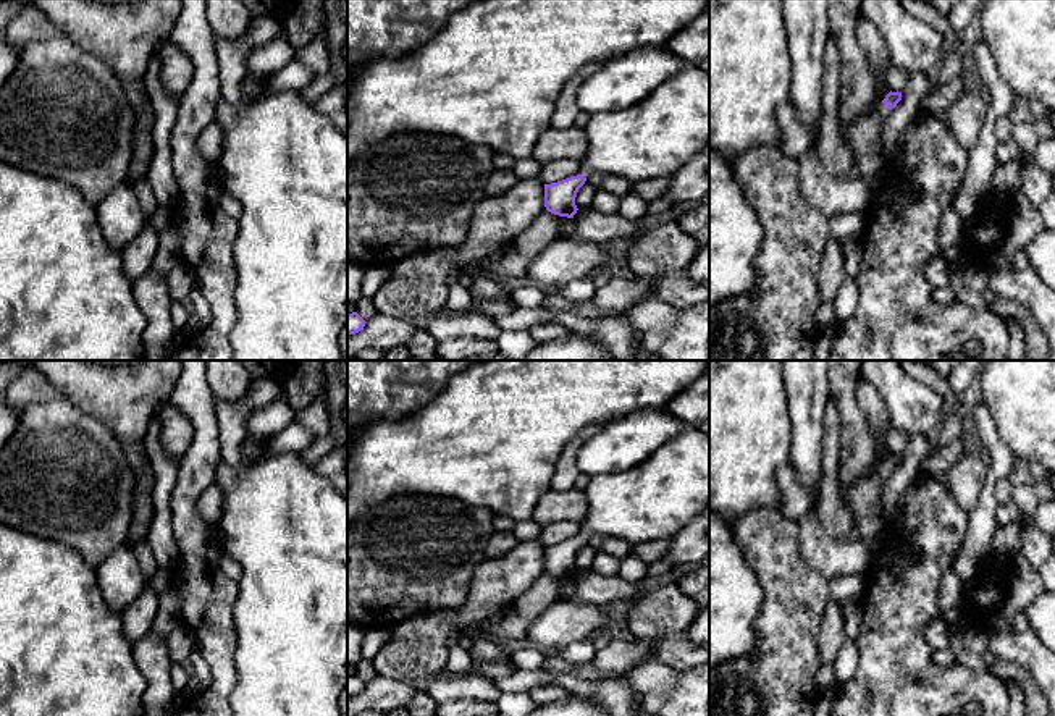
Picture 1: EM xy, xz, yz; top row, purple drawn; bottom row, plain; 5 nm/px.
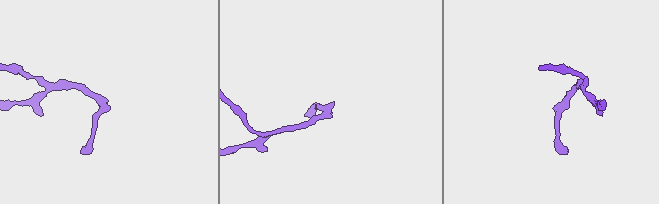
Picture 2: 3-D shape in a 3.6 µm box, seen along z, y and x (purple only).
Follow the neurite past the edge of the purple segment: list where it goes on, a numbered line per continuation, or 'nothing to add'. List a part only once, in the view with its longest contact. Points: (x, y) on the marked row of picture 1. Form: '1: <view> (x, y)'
1: yz (861, 138)

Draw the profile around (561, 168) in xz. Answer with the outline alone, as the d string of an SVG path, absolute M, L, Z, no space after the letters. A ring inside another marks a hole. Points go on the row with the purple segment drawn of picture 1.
M557 158L541 165L538 178L544 184L551 184L577 175L580 175L580 162L574 158Z

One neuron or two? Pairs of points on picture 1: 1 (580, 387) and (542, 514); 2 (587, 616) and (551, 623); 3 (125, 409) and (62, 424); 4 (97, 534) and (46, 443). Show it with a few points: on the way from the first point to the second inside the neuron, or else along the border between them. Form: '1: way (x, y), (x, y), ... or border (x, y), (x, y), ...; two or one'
1: border (550, 488), (538, 501), (532, 518); two
2: way (579, 621), (559, 623); one
3: border (67, 400), (100, 421), (120, 443); two
4: way (91, 511), (79, 492), (62, 474), (62, 466); one

